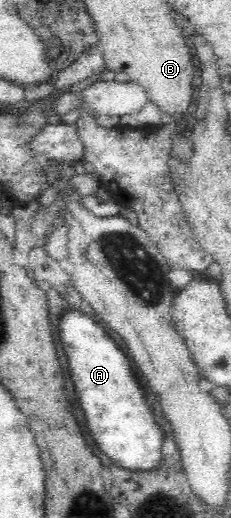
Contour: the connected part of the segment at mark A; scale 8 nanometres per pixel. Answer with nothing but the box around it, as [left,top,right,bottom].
[57,309,166,471]

